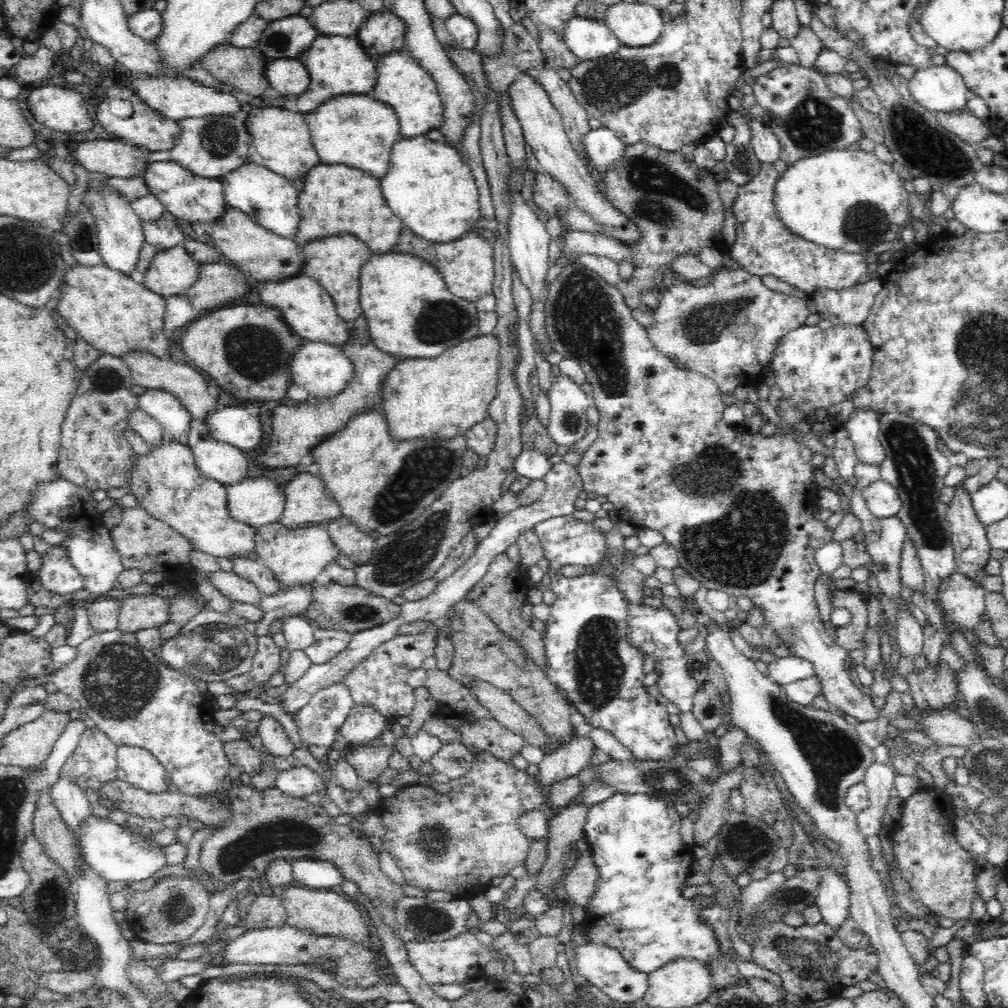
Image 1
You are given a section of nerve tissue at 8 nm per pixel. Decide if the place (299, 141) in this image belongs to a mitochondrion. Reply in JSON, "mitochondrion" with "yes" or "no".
{"mitochondrion":"no"}

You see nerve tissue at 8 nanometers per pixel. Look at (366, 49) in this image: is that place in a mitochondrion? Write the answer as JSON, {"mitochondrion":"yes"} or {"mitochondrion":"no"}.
{"mitochondrion":"no"}

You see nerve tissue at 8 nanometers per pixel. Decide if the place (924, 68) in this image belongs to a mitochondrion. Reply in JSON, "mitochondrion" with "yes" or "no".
{"mitochondrion":"no"}

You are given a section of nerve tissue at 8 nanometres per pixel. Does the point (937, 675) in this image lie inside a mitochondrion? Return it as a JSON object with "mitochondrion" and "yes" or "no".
{"mitochondrion":"no"}

